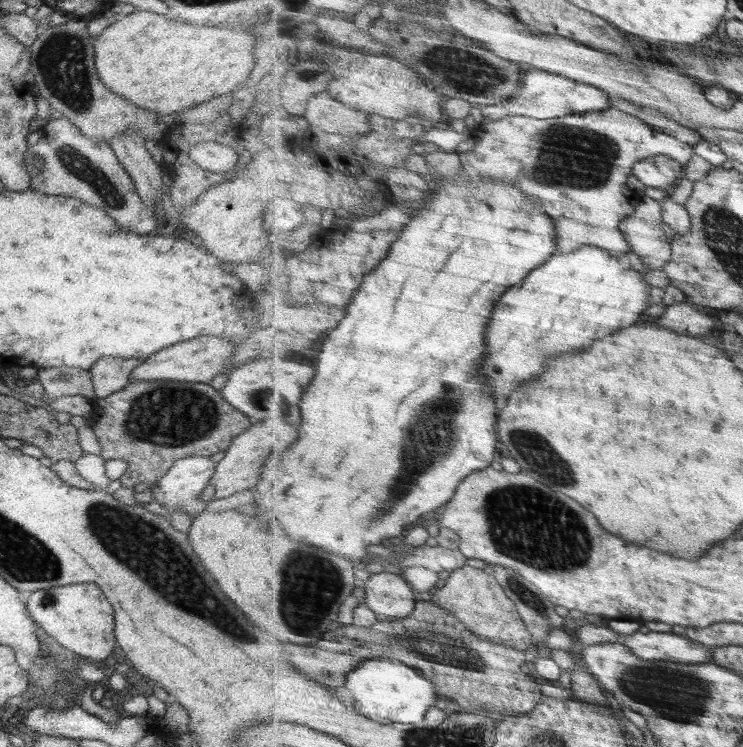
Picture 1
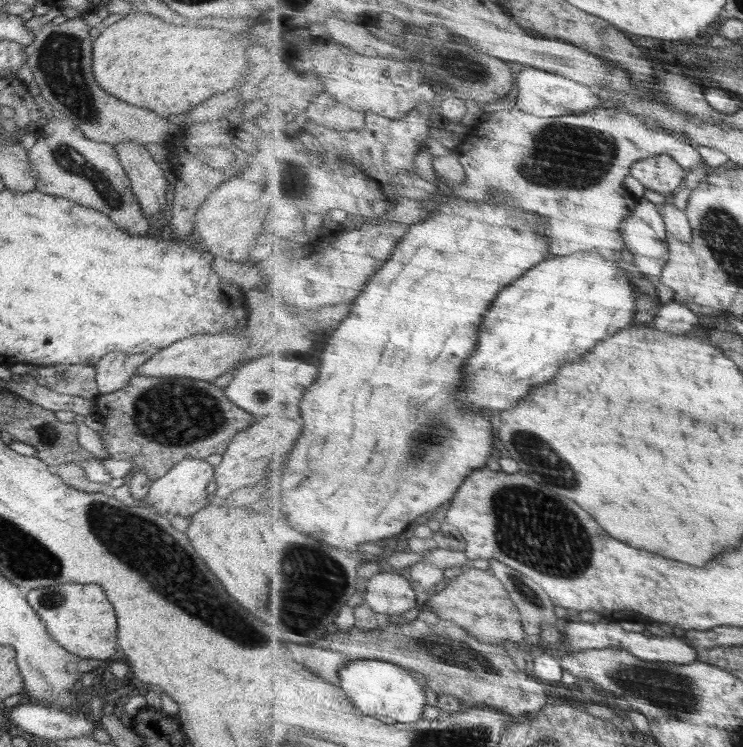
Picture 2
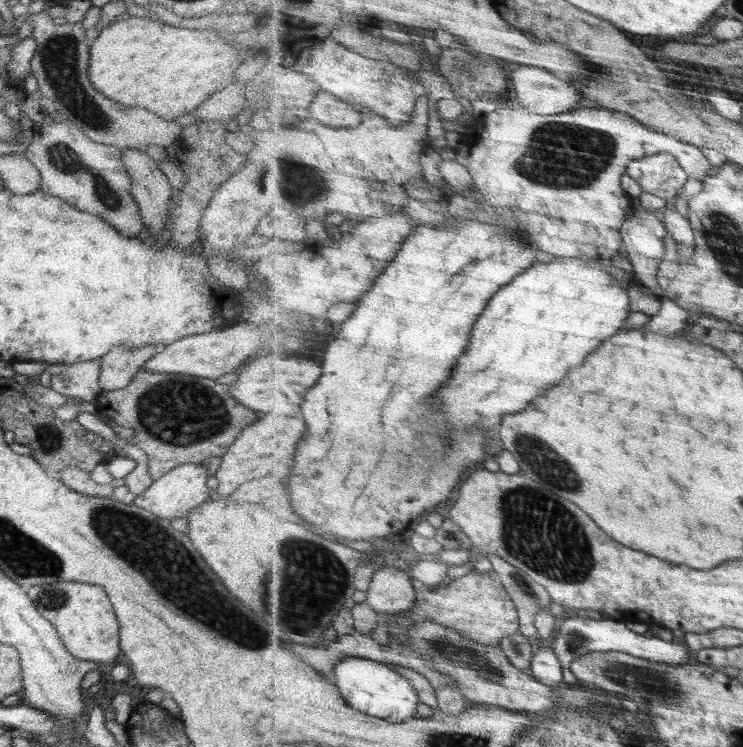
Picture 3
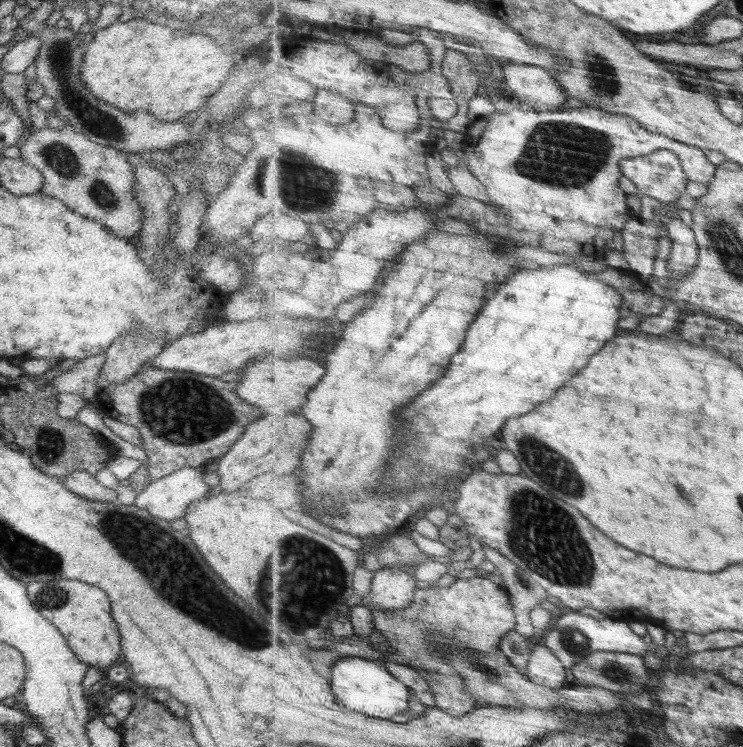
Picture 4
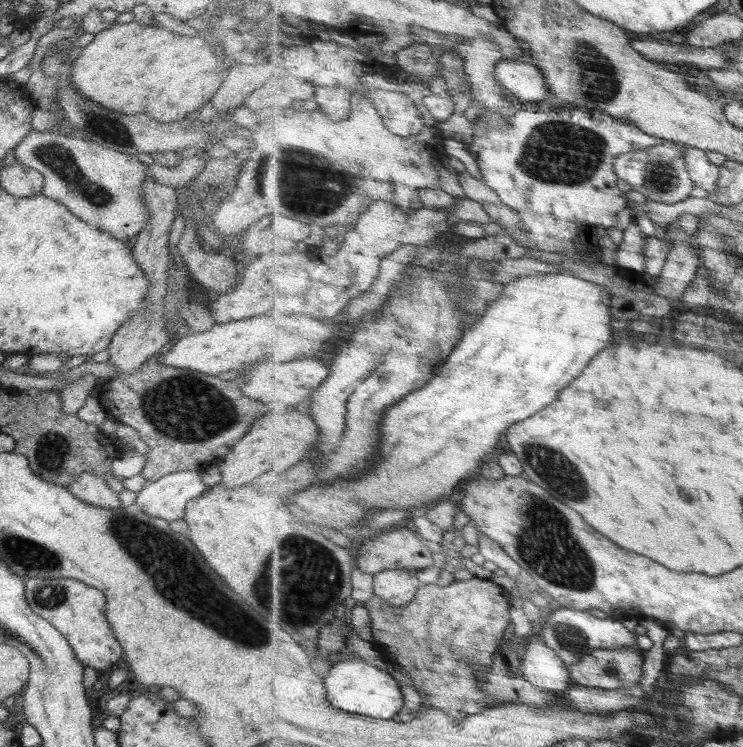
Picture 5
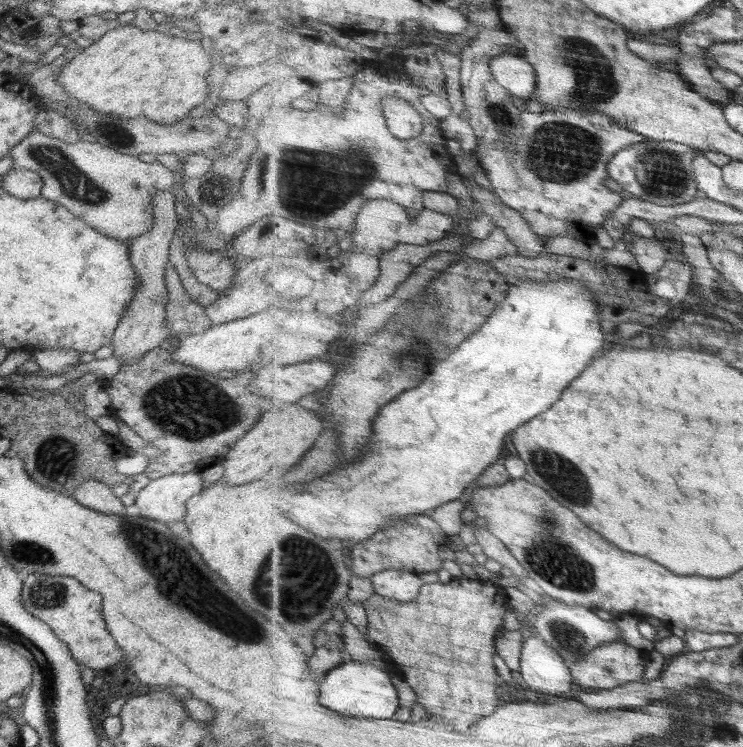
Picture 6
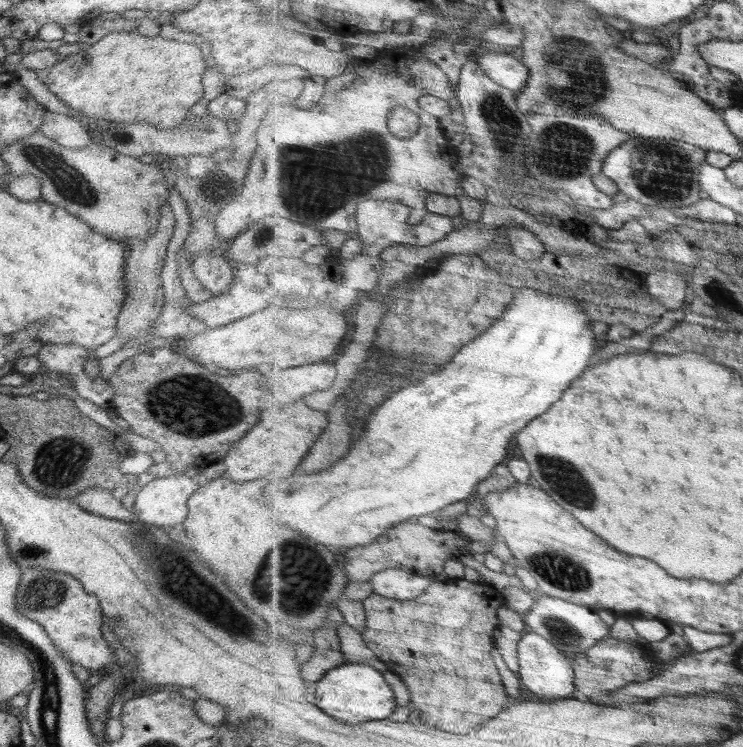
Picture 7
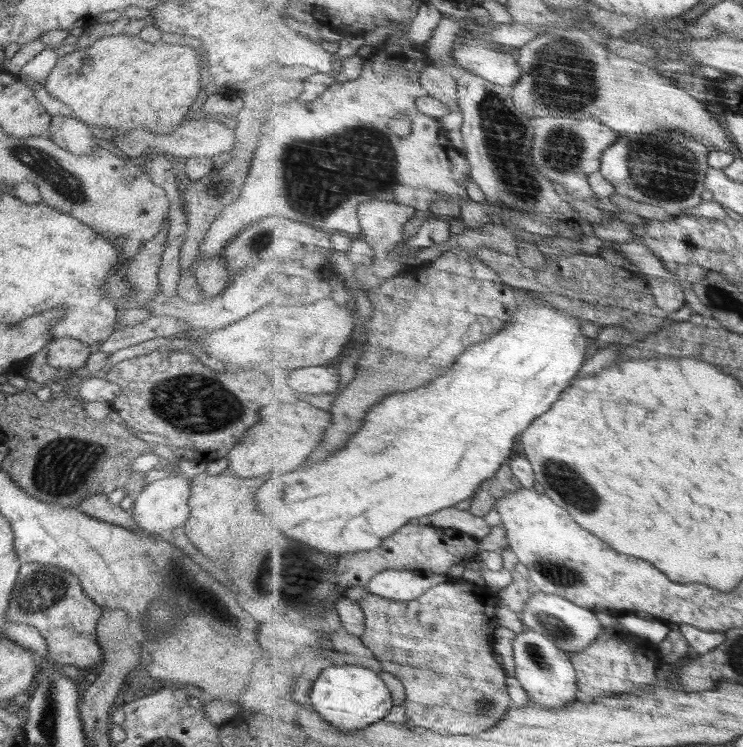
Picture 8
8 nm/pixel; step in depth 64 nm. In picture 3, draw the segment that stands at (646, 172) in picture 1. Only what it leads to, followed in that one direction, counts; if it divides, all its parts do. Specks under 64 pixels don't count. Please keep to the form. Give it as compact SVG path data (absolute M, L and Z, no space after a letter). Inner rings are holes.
M668 152L635 160L628 166L628 175L641 184L644 192L656 195L669 204L682 195L689 176L677 157Z

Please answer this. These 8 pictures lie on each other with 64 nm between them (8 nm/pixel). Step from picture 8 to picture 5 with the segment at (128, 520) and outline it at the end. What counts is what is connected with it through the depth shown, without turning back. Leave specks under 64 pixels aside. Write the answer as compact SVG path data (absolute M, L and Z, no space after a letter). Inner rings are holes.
M80 473L78 479L74 479L69 484L68 489L76 498L91 505L112 509L118 509L121 506L119 494L98 475Z

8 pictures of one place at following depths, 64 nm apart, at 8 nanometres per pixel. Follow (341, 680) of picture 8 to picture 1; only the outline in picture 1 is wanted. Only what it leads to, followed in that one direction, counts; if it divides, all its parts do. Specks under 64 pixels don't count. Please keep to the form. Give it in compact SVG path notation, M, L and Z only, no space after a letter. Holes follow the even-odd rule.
M376 659L364 662L349 675L345 693L352 698L366 714L389 718L394 723L416 724L427 722L430 708L444 697L440 688L423 672L398 659Z

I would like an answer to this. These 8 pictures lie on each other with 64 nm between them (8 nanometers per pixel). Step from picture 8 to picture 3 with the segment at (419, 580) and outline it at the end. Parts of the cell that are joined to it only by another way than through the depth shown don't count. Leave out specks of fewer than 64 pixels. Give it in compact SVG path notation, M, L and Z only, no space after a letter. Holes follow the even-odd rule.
M386 566L386 568L377 569L367 591L366 602L379 614L382 612L402 614L406 611L412 611L418 603L418 590L414 588L412 580L411 572L406 572L405 567L388 568Z

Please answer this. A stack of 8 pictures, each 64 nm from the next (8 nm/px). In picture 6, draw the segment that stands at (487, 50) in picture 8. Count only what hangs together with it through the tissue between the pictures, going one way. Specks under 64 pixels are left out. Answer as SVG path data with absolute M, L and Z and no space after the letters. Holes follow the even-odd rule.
M507 53L492 60L490 67L496 75L496 80L517 97L526 101L526 98L532 98L536 94L536 67L524 56Z

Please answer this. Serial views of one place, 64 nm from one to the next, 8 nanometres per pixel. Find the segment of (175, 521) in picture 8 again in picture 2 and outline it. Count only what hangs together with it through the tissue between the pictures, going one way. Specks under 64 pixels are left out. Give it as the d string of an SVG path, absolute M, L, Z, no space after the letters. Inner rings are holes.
M184 459L174 464L168 473L152 482L148 494L142 499L150 504L148 508L159 515L169 518L180 514L180 516L192 516L194 512L202 510L211 503L207 492L207 486L213 480L215 467L204 461L204 459Z

